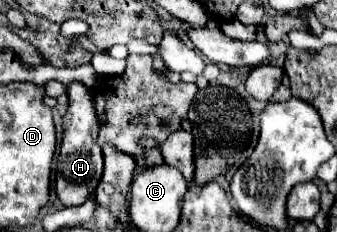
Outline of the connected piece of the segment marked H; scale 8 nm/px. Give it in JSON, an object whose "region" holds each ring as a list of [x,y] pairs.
{"region":[[[79,82],[69,84],[69,110],[63,116],[63,144],[55,170],[55,192],[63,206],[79,206],[95,190],[103,174],[103,152],[97,148],[97,118],[91,90]]]}

